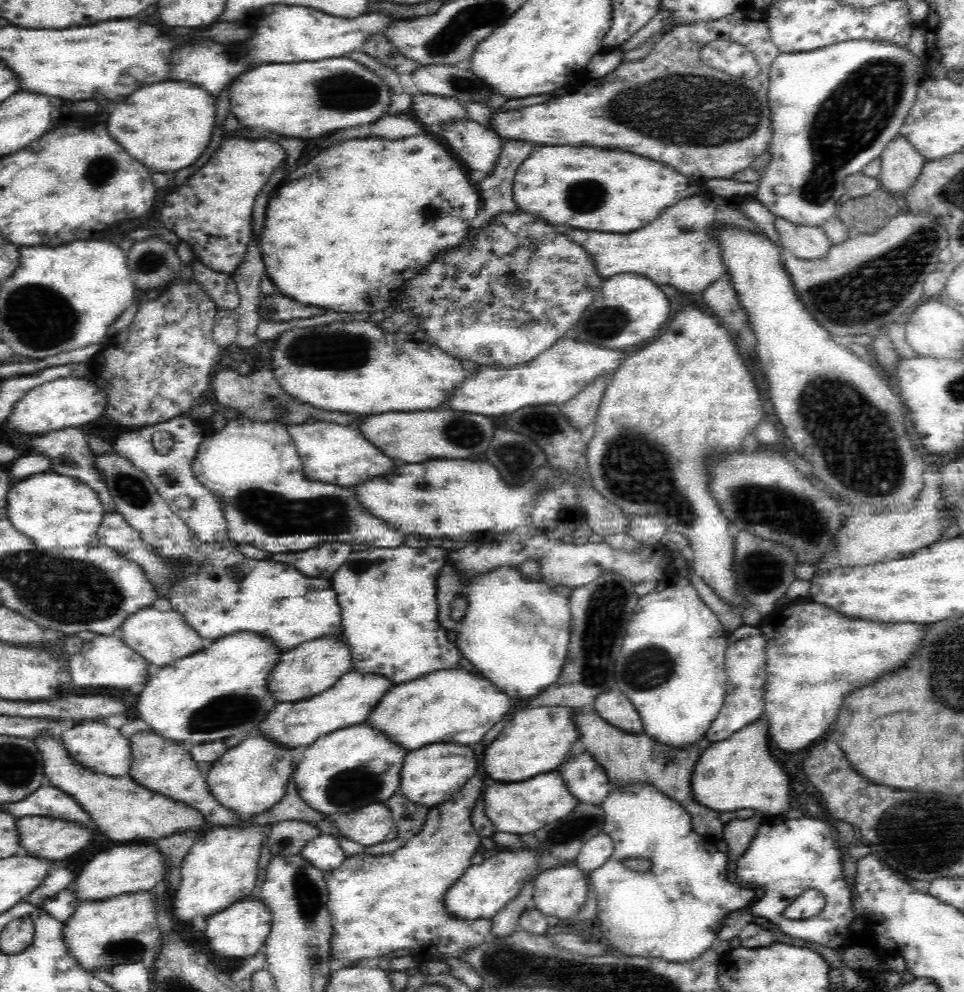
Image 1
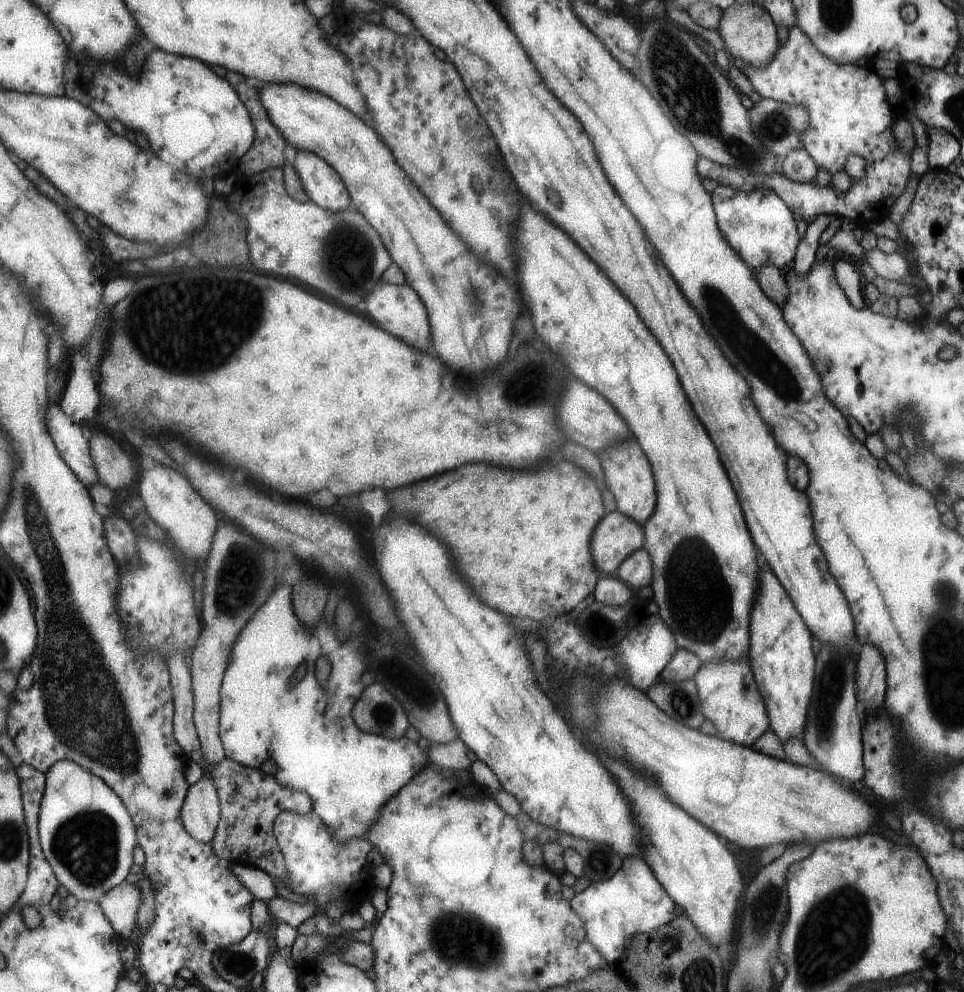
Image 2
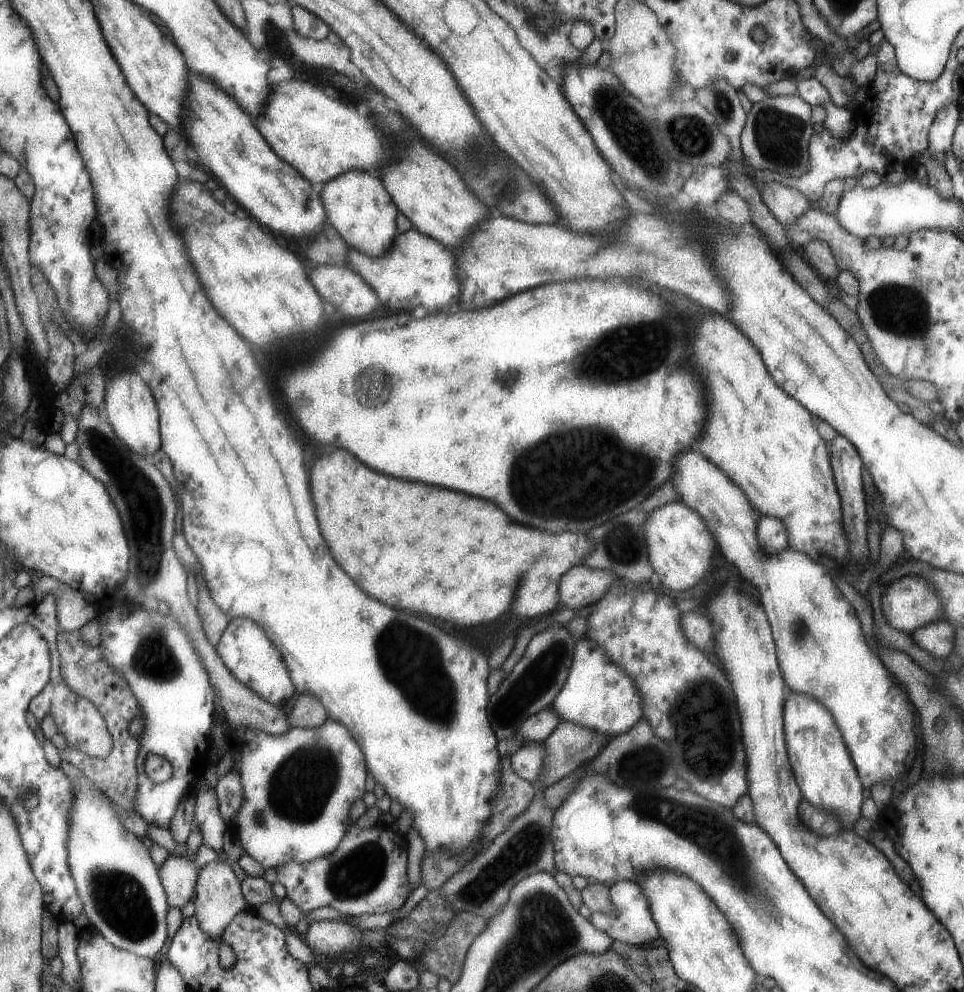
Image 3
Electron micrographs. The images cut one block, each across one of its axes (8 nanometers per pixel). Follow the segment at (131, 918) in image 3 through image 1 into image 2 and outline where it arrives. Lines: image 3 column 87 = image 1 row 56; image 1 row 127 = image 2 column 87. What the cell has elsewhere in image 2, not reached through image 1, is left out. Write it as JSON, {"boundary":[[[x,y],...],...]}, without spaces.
{"boundary":[[[60,760],[48,772],[48,784],[43,798],[41,811],[41,836],[43,847],[52,866],[59,875],[61,884],[79,901],[99,902],[104,896],[123,884],[134,864],[134,846],[139,843],[136,838],[135,821],[128,814],[124,799],[104,778],[96,776],[80,763],[72,760]]]}

